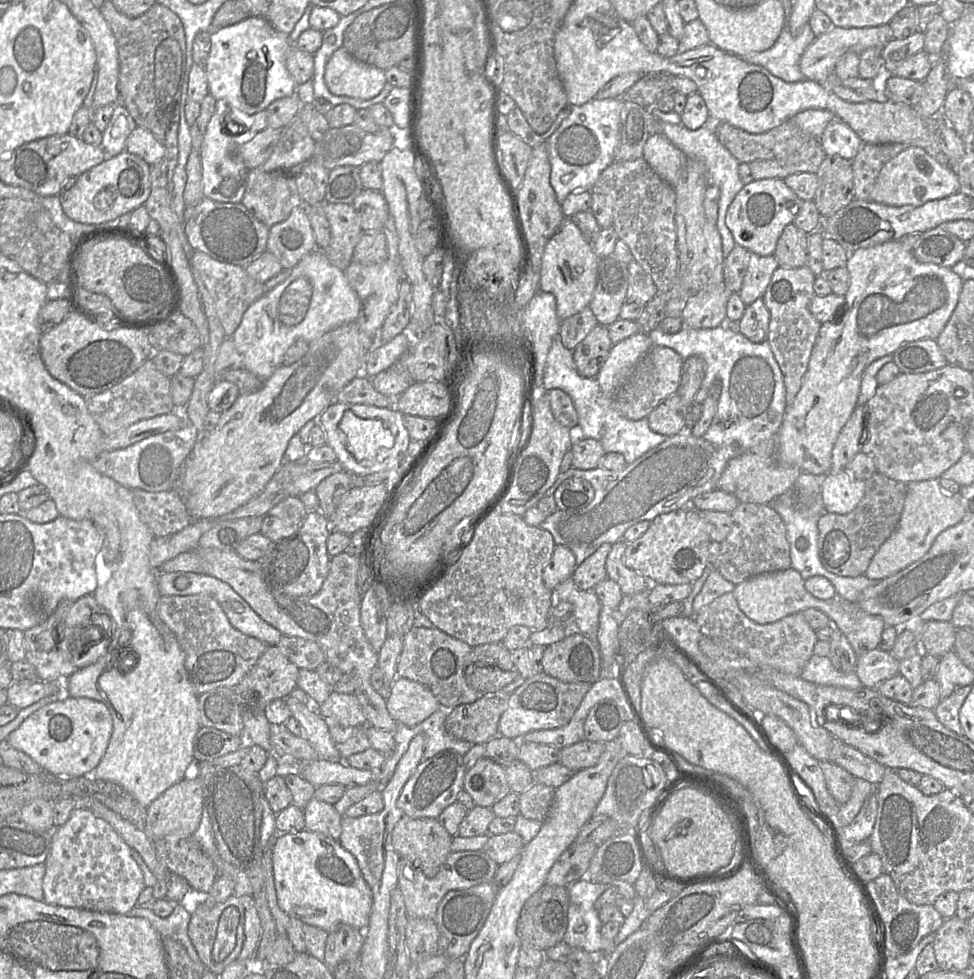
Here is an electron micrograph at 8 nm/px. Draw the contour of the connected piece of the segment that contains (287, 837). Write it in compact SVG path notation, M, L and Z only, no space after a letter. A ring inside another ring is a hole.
M306 829L280 835L272 849L277 901L291 918L327 932L341 924L365 931L372 909L372 891L354 856L332 838Z

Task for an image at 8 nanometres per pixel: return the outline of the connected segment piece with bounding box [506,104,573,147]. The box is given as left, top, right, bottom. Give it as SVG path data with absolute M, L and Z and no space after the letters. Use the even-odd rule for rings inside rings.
M569 104L564 107L557 115L550 128L542 134L536 133L531 128L521 109L517 105L508 113L508 115L506 115L507 124L510 132L512 132L529 146L536 147L545 142L557 130L562 121L570 114L572 107L573 106Z

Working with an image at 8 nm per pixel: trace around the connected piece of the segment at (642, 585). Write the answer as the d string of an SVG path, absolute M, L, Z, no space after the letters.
M622 539L612 544L605 563L608 578L620 586L623 595L633 595L648 591L651 583L639 572L628 568L623 563L626 543Z

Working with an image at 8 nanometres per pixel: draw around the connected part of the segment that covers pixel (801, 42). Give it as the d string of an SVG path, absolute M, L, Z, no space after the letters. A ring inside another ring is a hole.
M787 20L771 48L738 57L747 63L764 67L773 76L785 82L798 82L804 79L799 68L801 56L815 38L809 23L802 27L799 34L792 34Z

